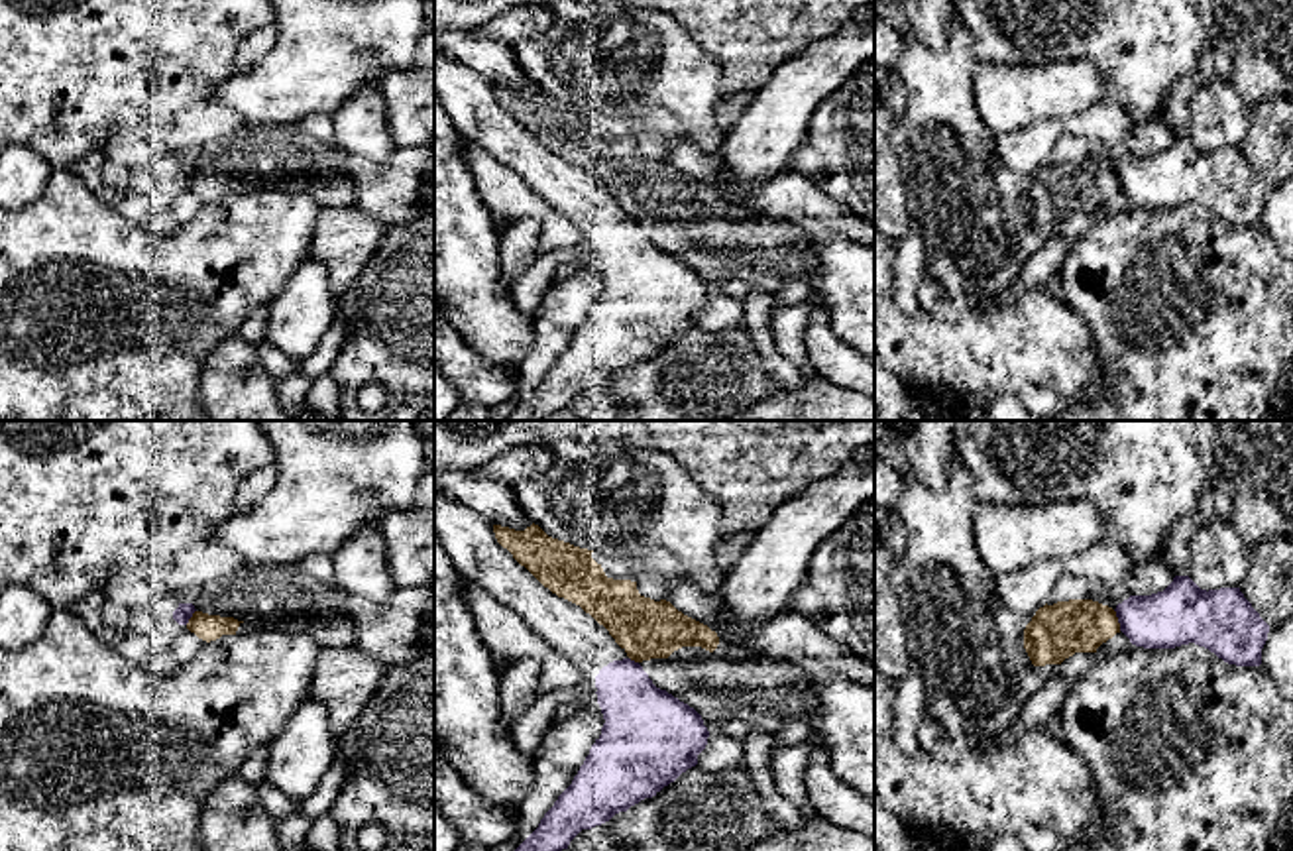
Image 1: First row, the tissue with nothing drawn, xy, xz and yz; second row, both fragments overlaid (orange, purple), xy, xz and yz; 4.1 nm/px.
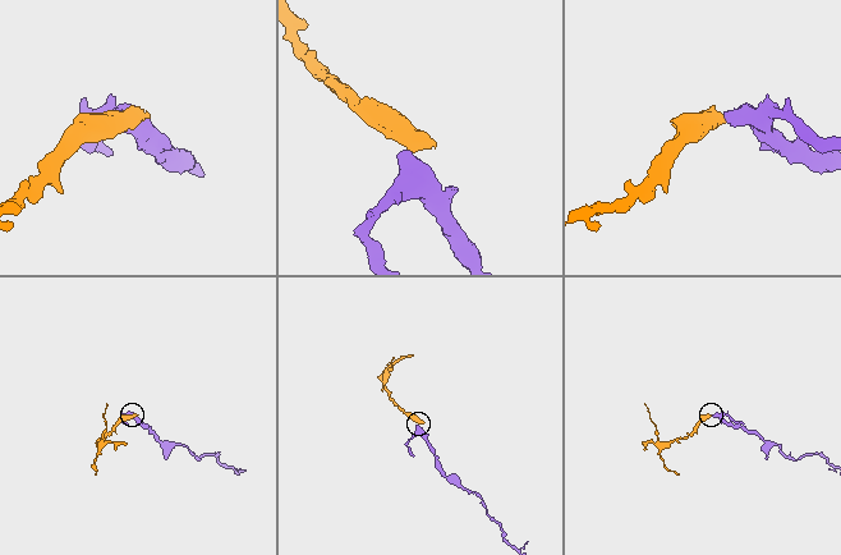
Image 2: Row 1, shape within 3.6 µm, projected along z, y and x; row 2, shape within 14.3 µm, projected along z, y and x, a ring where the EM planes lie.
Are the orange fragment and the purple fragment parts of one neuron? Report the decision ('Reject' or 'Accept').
Reject

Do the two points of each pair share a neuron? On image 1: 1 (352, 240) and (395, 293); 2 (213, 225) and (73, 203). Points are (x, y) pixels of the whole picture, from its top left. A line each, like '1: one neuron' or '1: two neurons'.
1: two neurons
2: one neuron

